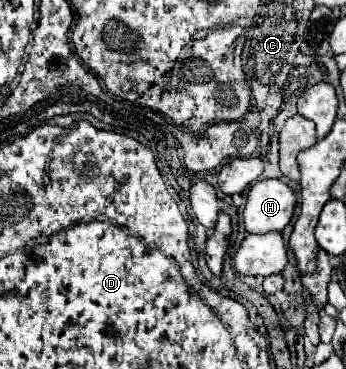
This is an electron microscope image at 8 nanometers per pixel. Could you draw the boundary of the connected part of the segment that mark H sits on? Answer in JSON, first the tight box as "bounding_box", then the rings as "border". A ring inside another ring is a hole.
{"bounding_box":[245,179,297,233],"border":[[[279,179],[257,181],[247,193],[245,229],[247,233],[283,231],[291,223],[295,207],[297,197],[287,183]]]}

